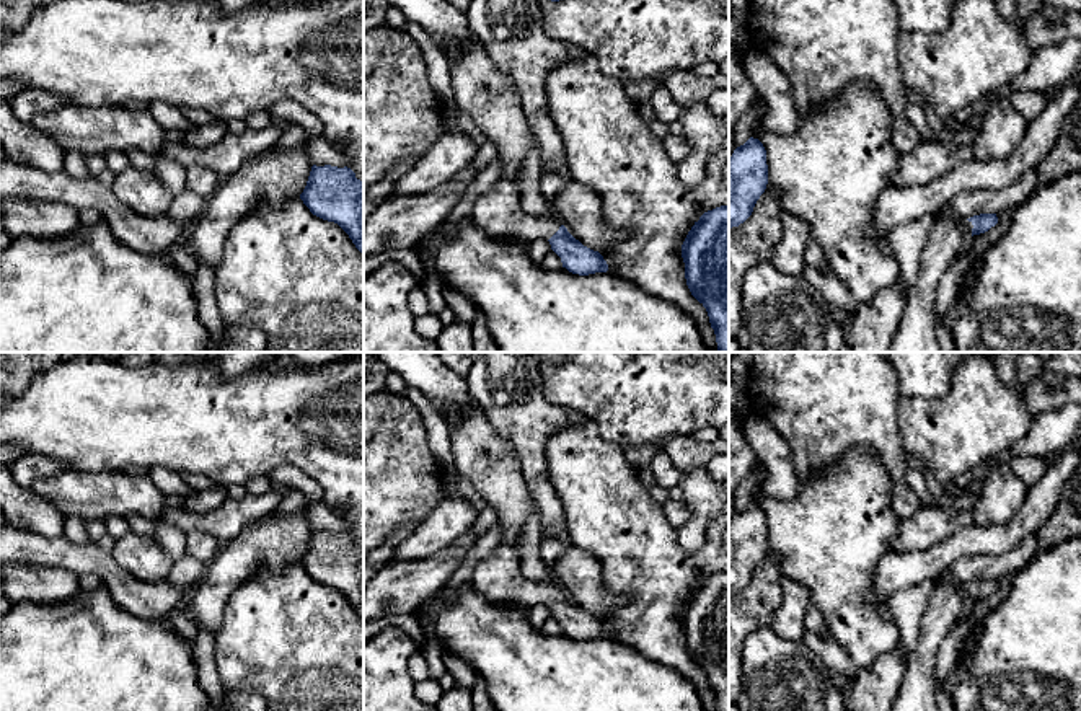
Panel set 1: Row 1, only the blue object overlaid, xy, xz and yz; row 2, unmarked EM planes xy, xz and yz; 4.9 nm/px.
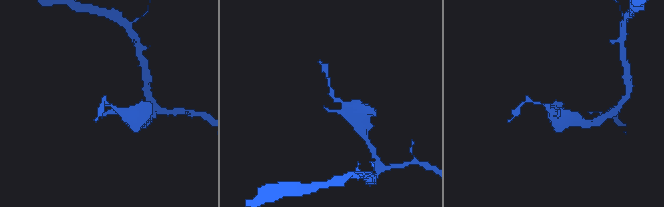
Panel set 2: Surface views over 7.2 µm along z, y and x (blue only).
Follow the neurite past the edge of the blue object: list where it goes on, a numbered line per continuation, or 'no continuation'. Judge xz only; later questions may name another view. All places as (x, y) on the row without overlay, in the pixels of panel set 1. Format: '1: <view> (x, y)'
1: xz (498, 576)

